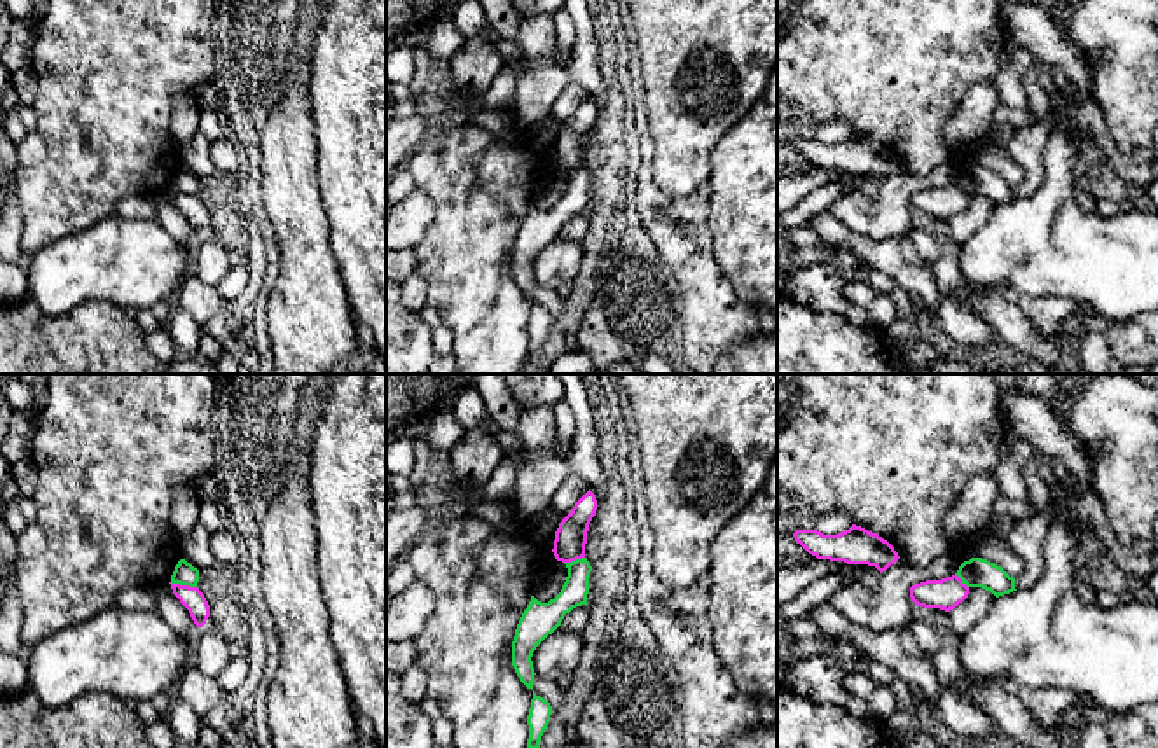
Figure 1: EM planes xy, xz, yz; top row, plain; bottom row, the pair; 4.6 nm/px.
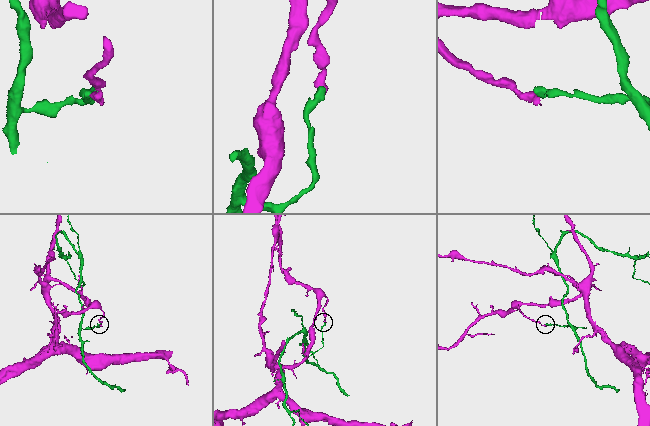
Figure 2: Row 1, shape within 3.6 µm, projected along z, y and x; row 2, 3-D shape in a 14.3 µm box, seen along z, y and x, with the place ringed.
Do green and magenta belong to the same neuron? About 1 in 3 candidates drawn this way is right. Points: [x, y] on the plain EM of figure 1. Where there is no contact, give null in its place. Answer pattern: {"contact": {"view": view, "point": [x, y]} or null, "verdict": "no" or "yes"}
{"contact": {"view": "xy", "point": [184, 193]}, "verdict": "no"}

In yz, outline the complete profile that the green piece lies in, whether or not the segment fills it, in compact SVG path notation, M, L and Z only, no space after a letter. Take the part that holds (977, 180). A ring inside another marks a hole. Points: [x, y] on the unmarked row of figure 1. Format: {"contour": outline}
{"contour": "M982 166L964 170L955 184L968 196L982 196L990 199L996 206L1017 199L1013 185L1010 185L1001 175Z"}

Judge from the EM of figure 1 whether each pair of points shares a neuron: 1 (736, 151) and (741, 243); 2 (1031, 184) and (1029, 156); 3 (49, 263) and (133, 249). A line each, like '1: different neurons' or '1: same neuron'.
1: same neuron
2: same neuron
3: same neuron

